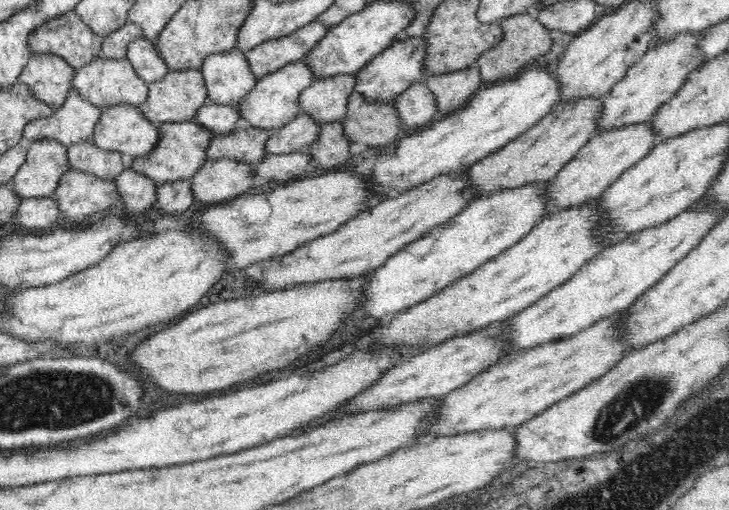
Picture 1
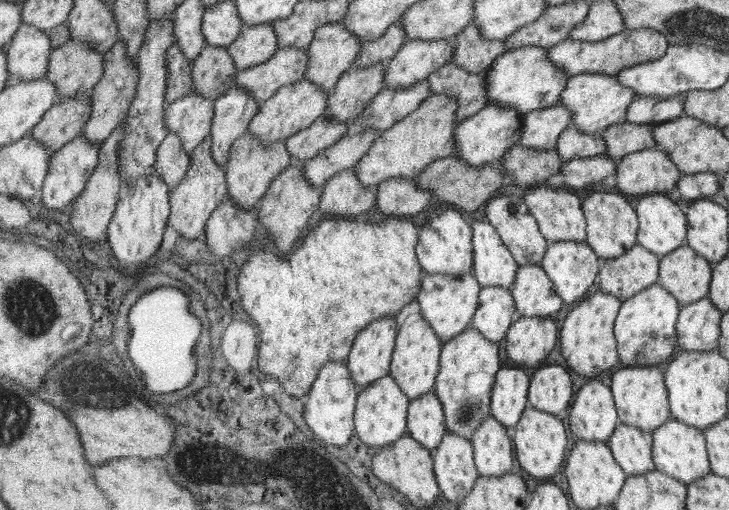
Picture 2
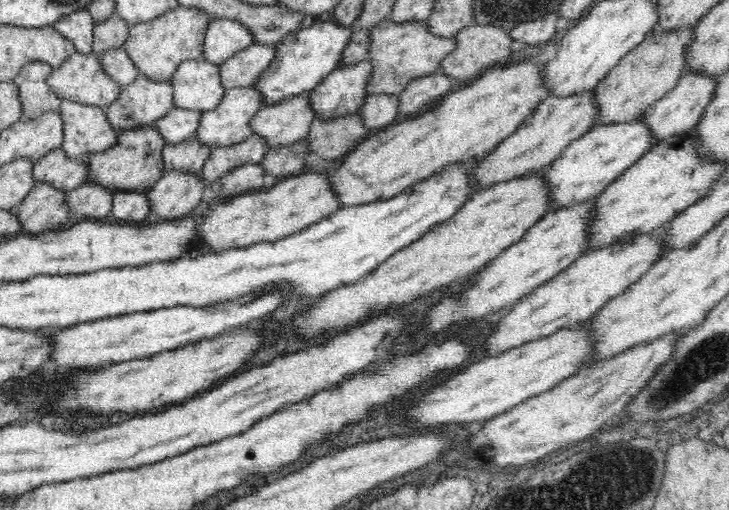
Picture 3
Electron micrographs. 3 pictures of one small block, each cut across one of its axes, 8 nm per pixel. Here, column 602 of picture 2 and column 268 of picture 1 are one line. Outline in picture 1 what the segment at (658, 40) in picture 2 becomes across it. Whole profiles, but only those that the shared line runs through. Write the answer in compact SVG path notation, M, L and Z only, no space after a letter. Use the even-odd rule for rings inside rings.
M310 22L292 34L280 39L266 40L265 43L246 51L251 75L258 80L277 72L288 63L300 61L310 48L318 44L328 28L328 25Z

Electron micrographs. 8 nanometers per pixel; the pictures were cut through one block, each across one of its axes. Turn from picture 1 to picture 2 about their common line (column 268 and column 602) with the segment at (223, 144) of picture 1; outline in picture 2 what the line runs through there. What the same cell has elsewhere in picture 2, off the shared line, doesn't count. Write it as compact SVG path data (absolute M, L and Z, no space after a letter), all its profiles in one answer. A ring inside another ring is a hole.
M626 120L612 124L600 136L605 140L605 153L614 160L638 151L657 148L653 137L653 125L634 124Z

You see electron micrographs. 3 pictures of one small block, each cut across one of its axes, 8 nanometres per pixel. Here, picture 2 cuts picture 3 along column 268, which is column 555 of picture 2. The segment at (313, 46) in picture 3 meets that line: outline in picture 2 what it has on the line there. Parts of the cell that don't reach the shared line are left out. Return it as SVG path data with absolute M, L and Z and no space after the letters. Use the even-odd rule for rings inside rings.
M537 46L518 47L507 50L486 72L488 104L516 109L520 116L532 111L554 107L570 79L563 68L557 67L545 48Z

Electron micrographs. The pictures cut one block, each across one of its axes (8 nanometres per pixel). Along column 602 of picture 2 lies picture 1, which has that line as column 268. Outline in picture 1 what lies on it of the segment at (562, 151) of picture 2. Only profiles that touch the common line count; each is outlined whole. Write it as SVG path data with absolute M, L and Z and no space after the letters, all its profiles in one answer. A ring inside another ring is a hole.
M299 114L294 120L270 133L266 140L266 152L288 154L298 152L308 154L310 144L318 137L320 125L311 122L306 114Z

